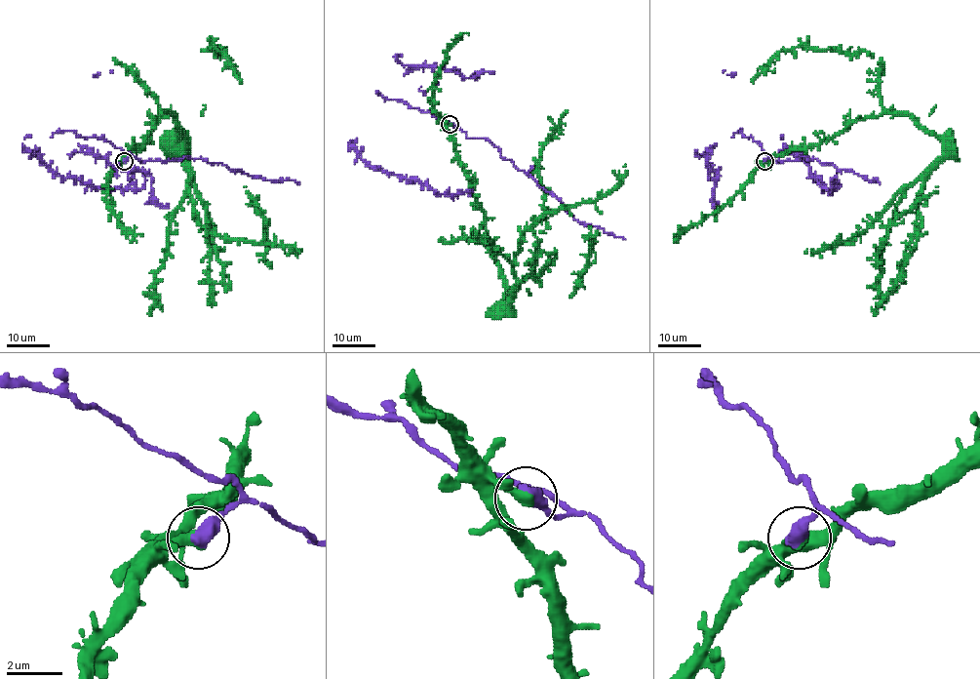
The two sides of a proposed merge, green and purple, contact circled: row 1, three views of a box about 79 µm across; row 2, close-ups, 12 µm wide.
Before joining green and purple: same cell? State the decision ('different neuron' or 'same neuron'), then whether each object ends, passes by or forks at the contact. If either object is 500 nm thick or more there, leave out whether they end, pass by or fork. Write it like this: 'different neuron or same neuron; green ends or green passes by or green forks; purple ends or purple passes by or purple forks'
different neuron

